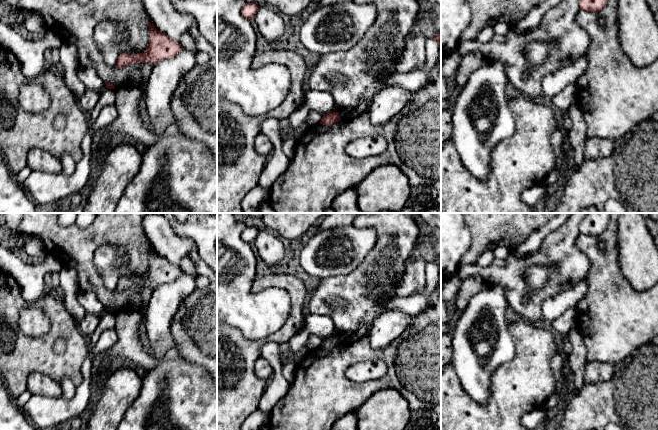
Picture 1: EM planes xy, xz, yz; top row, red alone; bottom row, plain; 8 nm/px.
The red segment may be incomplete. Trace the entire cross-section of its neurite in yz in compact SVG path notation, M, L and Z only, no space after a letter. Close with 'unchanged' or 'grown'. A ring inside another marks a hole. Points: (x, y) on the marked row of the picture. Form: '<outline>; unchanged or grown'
M580 0L580 9L587 12L599 12L606 6L608 0Z; unchanged

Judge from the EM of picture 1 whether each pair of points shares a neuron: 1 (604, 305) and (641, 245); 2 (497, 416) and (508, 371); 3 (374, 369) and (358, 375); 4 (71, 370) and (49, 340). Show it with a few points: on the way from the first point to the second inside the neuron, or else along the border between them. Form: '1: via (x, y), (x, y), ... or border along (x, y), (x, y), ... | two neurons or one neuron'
1: border along (617, 252), (617, 263), (620, 273), (639, 292) | two neurons
2: via (507, 405), (508, 382) | one neuron
3: via (370, 372), (362, 372) | one neuron
4: via (63, 365), (49, 351), (49, 348) | one neuron

